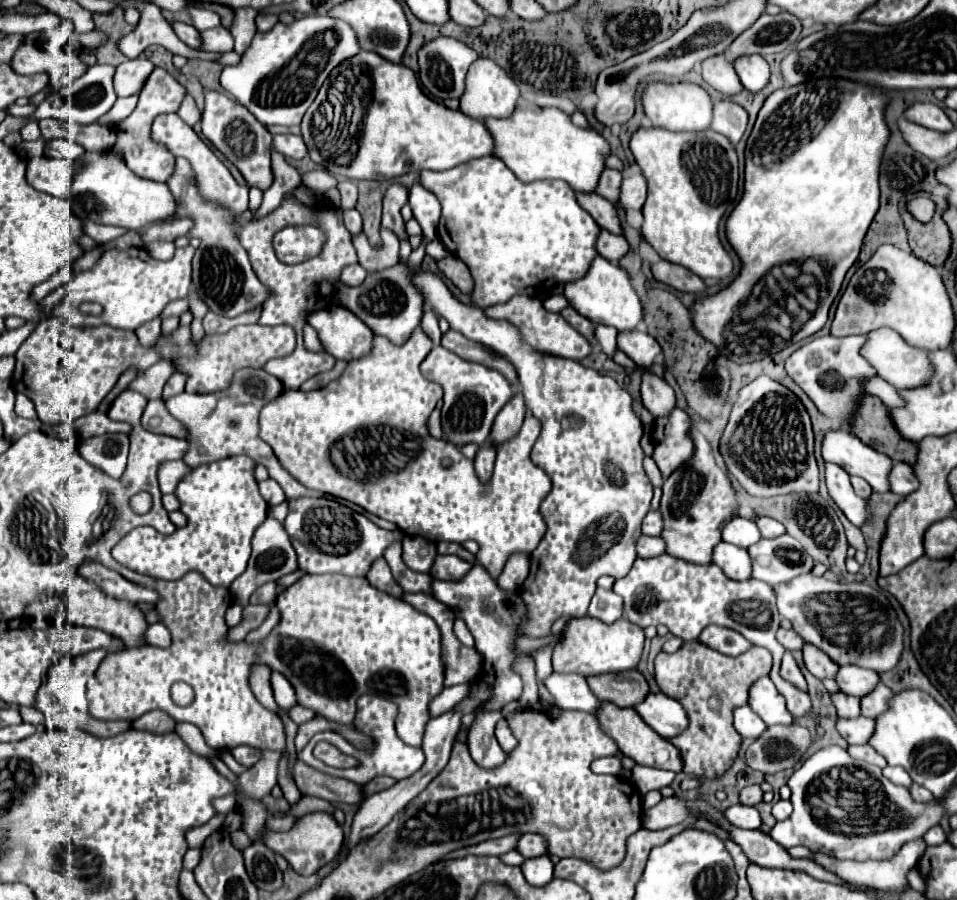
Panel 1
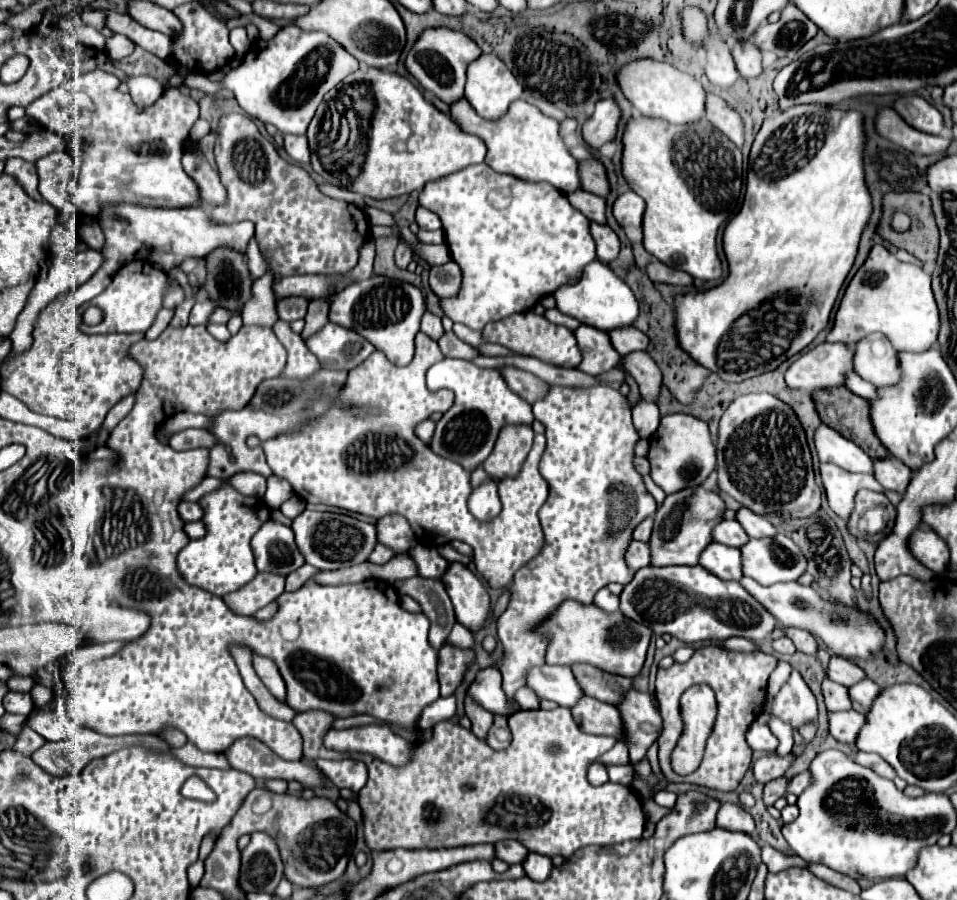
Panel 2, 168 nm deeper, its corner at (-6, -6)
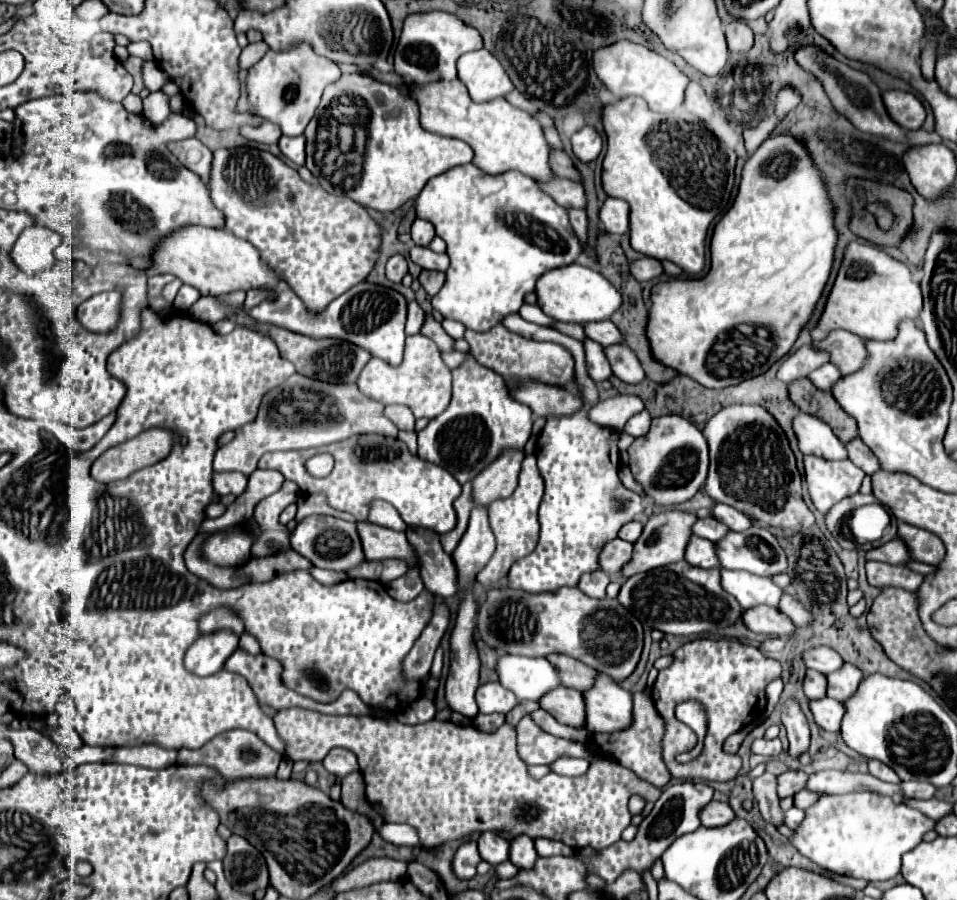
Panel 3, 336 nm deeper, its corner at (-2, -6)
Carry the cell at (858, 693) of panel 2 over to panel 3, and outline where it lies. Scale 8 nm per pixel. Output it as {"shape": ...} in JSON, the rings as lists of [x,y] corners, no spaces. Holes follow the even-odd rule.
{"shape":[[[844,664],[840,670],[832,672],[826,676],[828,680],[828,688],[826,688],[826,696],[844,702],[846,698],[850,698],[850,694],[854,694],[854,690],[858,688],[858,680],[862,680],[864,674],[852,666],[852,664]]]}

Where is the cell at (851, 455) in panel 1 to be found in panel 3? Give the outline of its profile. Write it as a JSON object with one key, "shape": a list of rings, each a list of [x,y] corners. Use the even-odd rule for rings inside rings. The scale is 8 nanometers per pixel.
{"shape":[[[800,412],[792,420],[792,428],[802,454],[814,454],[826,460],[848,458],[844,444],[836,438],[830,426],[820,418]]]}

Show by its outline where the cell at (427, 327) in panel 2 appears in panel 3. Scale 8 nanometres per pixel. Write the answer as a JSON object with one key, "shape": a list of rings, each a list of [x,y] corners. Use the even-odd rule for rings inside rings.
{"shape":[[[416,300],[408,302],[408,320],[406,320],[406,334],[412,336],[412,334],[418,334],[420,328],[422,328],[422,322],[424,322],[424,310],[418,306]]]}

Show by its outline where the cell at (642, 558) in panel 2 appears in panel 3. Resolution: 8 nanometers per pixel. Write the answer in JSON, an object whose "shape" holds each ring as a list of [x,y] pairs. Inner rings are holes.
{"shape":[[[614,538],[612,542],[606,542],[600,548],[598,564],[606,574],[614,576],[626,564],[626,560],[630,560],[630,554],[632,554],[632,544],[620,538]]]}

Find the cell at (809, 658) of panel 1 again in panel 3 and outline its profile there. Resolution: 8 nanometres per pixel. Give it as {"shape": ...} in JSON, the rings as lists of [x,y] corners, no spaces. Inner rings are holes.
{"shape":[[[760,604],[754,608],[748,608],[742,612],[742,622],[748,630],[756,634],[766,634],[766,636],[790,636],[794,632],[792,620],[782,614],[778,608]]]}

